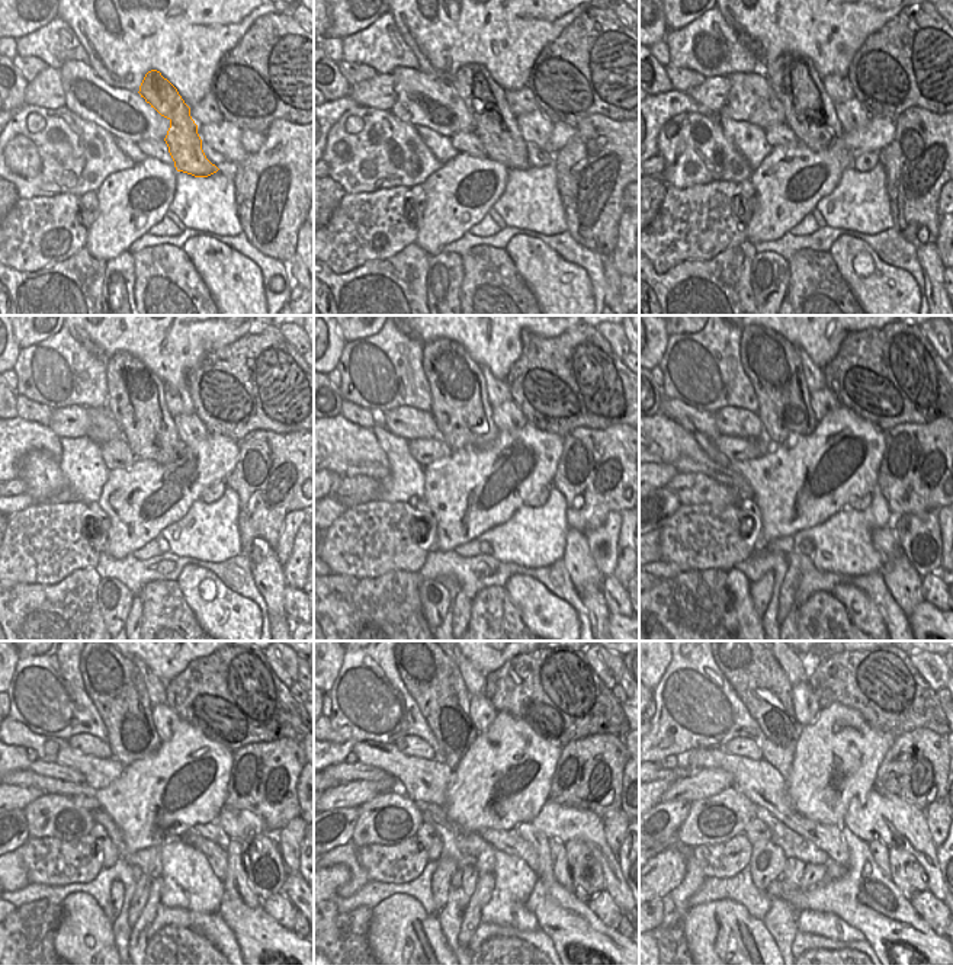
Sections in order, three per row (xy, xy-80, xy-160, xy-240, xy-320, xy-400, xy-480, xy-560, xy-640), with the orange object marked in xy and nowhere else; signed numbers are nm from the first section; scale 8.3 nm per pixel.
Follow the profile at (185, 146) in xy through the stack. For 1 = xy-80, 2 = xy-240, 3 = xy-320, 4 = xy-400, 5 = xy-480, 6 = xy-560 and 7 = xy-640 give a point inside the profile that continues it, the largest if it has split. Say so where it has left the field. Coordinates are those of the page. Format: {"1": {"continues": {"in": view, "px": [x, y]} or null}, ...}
{"1": {"continues": {"in": "xy-80", "px": [496, 125]}}, "2": {"continues": {"in": "xy-240", "px": [134, 394]}}, "3": {"continues": {"in": "xy-320", "px": [459, 404]}}, "4": {"continues": {"in": "xy-400", "px": [772, 364]}}, "5": {"continues": {"in": "xy-480", "px": [112, 682]}}, "6": {"continues": {"in": "xy-560", "px": [433, 680]}}, "7": {"continues": {"in": "xy-640", "px": [759, 680]}}}

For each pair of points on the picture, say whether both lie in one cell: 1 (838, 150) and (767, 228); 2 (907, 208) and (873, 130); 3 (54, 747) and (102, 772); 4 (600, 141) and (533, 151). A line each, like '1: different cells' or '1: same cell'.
1: same cell
2: different cells
3: same cell
4: different cells

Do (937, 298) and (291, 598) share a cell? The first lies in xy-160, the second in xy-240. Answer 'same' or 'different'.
different

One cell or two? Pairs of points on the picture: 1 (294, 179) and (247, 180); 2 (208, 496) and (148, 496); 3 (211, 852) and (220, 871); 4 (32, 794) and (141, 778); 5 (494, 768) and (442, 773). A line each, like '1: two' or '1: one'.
1: one
2: two
3: one
4: two
5: two

